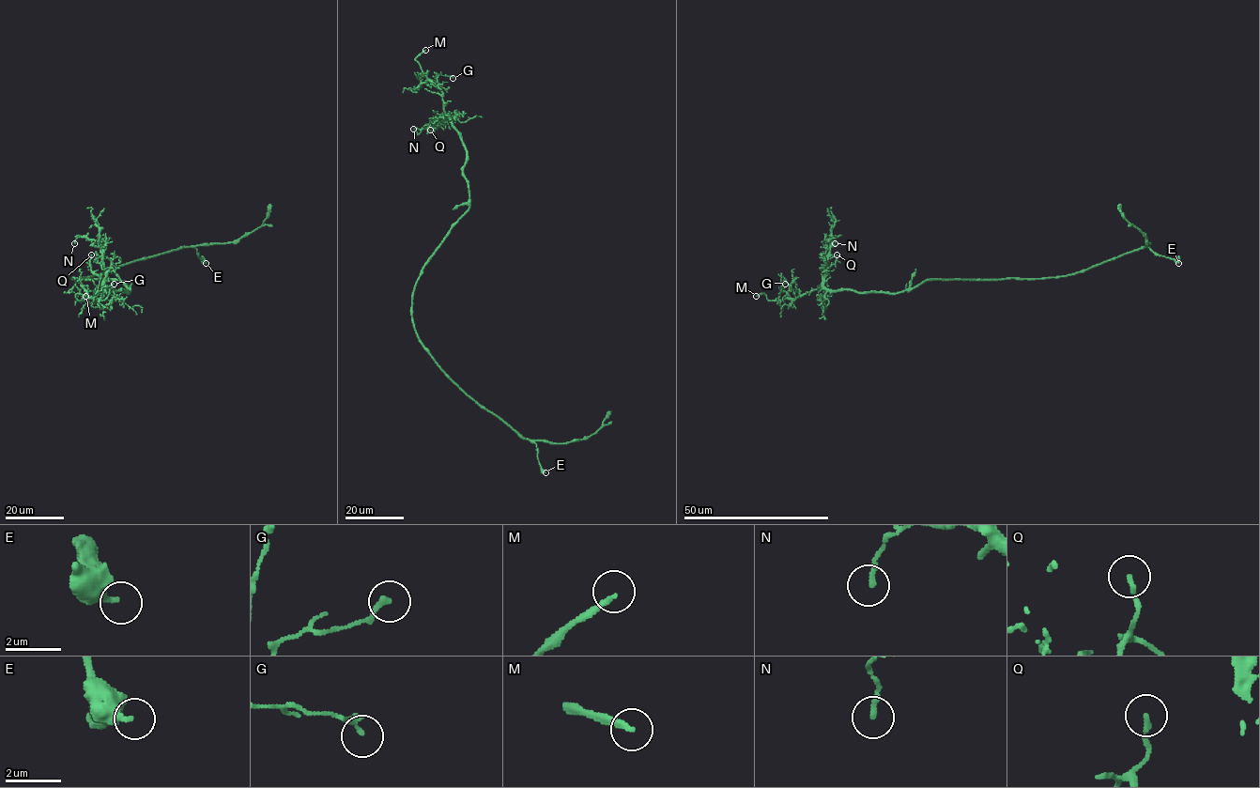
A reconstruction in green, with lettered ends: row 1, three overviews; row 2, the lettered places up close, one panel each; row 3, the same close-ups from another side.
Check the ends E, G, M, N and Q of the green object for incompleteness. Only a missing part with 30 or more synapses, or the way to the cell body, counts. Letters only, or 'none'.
M

